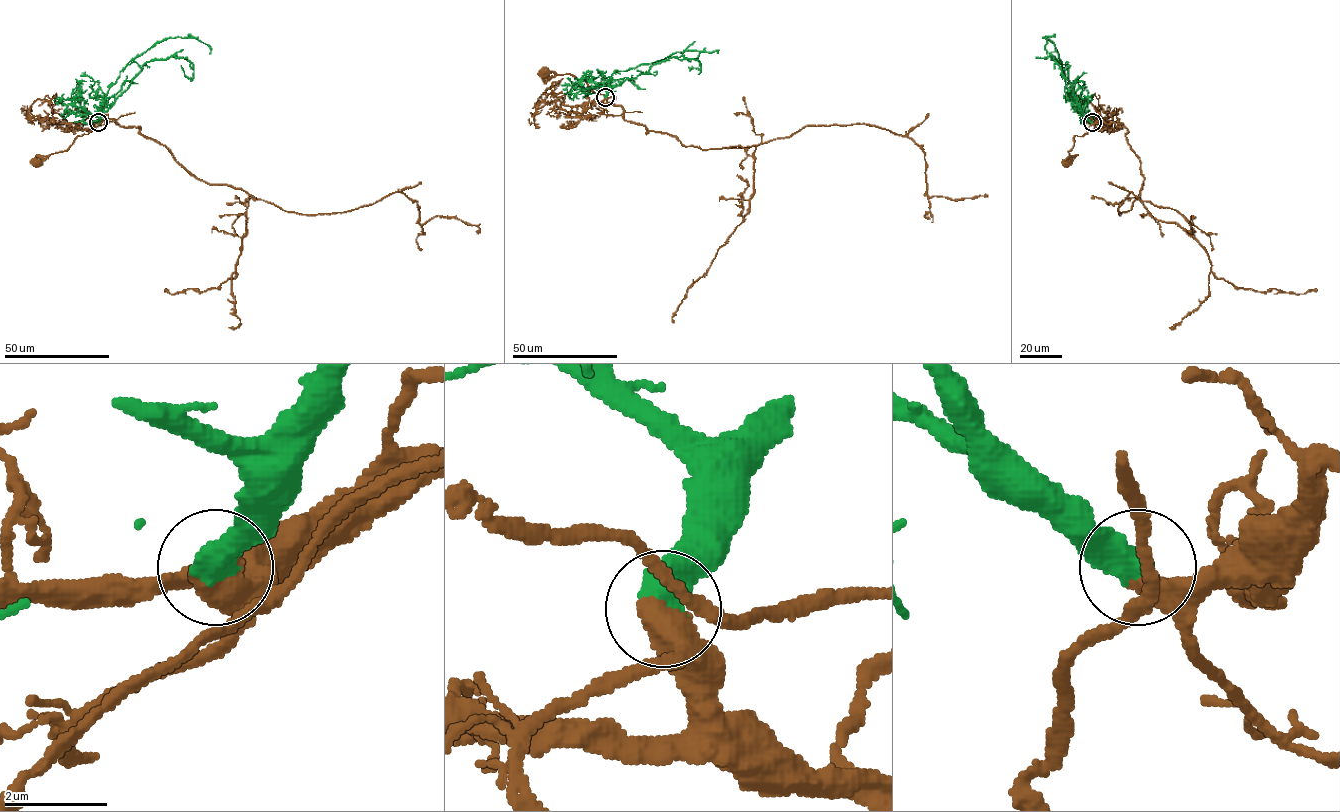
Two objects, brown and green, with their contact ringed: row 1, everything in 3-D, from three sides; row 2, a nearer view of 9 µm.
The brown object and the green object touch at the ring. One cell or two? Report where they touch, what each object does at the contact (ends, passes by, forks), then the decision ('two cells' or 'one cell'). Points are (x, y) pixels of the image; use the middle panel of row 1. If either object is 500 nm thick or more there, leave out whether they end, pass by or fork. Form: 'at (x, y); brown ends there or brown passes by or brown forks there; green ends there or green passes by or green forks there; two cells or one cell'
at (605, 97); one cell

